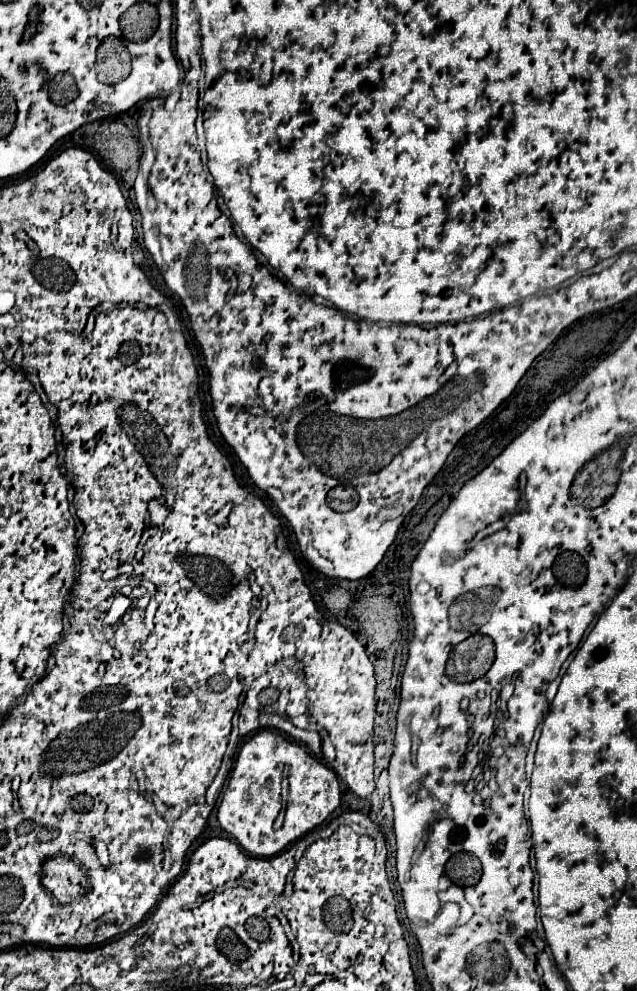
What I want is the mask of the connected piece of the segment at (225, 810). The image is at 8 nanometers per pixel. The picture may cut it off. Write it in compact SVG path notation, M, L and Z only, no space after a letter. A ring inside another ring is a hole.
M262 729L242 745L236 757L218 805L218 823L250 855L271 857L324 823L338 805L340 785L336 773L310 757L298 743ZM256 781L264 781L264 785L256 785ZM256 809L260 809L260 813L256 813Z

